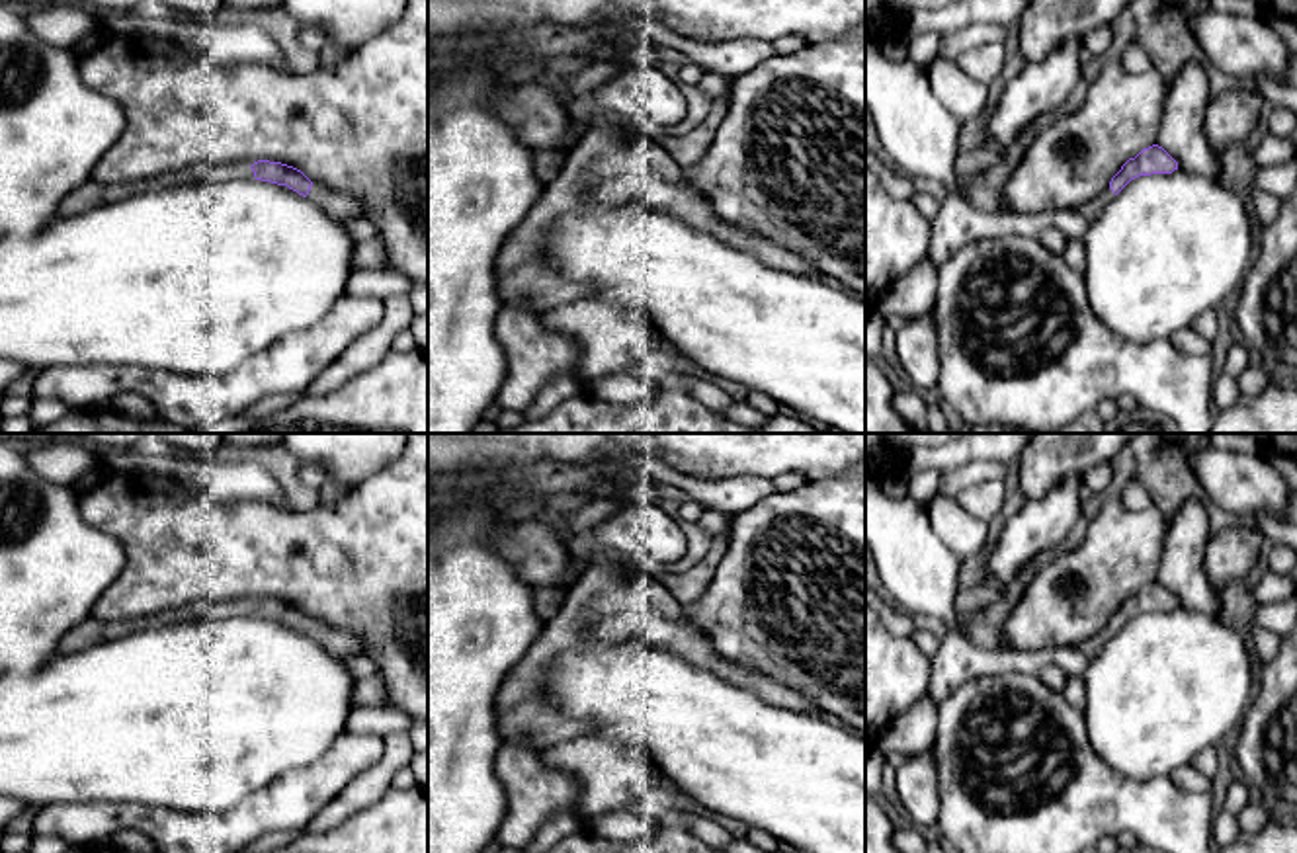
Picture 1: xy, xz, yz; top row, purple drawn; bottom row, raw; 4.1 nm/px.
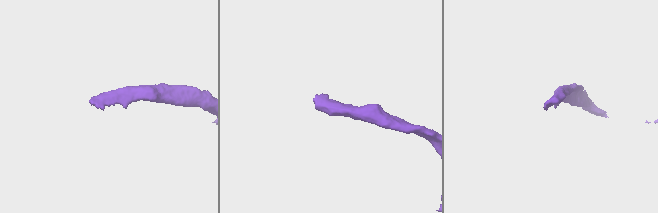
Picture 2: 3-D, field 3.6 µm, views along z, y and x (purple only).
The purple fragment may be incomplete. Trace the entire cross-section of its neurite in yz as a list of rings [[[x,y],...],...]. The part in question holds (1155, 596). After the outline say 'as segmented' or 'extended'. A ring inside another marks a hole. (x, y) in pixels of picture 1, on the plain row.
[[[1158,582],[1143,586],[1135,595],[1129,595],[1094,636],[1084,640],[1078,650],[1088,658],[1096,658],[1106,642],[1135,615],[1151,611],[1172,611],[1178,599]]]; extended

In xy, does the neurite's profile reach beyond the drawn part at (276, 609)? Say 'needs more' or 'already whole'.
needs more

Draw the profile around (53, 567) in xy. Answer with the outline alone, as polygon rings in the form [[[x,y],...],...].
[[[0,441],[0,675],[31,673],[55,658],[63,636],[92,615],[125,564],[123,543],[82,519],[74,488],[33,472],[23,445]]]

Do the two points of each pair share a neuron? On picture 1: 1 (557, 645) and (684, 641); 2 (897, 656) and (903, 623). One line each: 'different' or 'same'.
1: same
2: different

